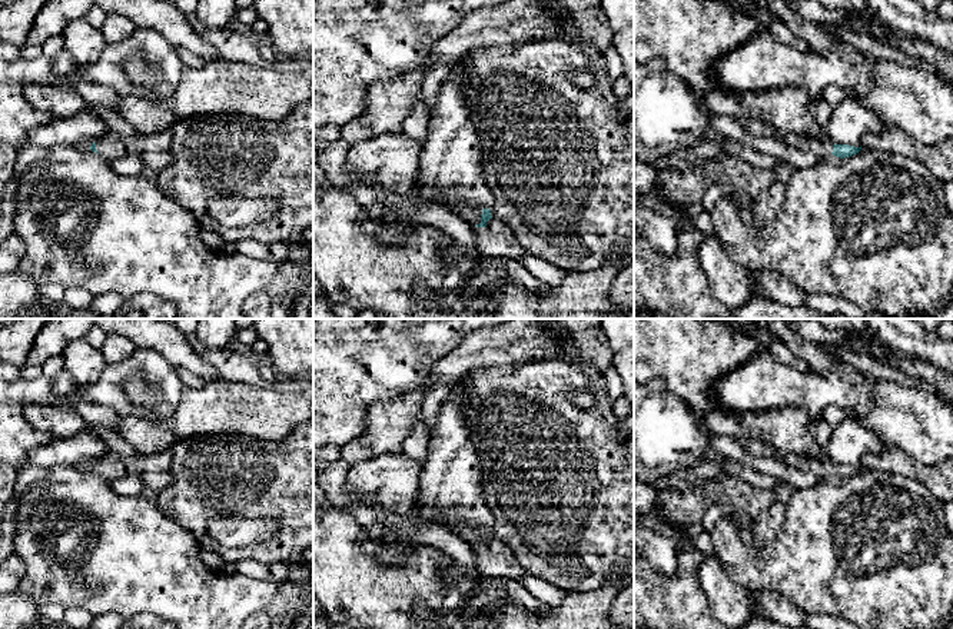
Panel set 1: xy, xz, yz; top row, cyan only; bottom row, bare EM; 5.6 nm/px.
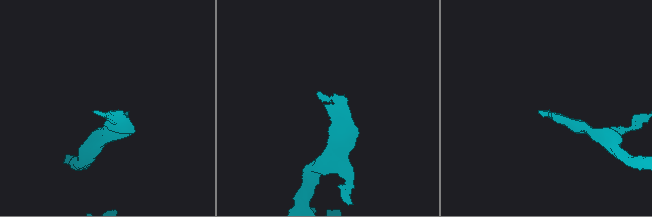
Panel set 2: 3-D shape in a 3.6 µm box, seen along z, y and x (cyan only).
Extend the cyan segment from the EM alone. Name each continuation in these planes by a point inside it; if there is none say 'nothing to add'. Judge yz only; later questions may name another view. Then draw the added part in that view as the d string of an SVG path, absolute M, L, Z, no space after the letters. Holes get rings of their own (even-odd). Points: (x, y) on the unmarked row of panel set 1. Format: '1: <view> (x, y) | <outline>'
1: yz (823, 468) | M740 440L740 445L753 456L778 459L773 446L763 443L760 440ZM787 455L781 460L784 465L790 467L800 469L803 472L814 473L820 479L831 476L833 462L829 457L824 459L810 459L796 455Z

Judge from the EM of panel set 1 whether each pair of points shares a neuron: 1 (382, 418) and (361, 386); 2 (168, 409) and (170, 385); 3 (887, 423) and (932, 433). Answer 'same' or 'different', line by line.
1: different
2: same
3: same

